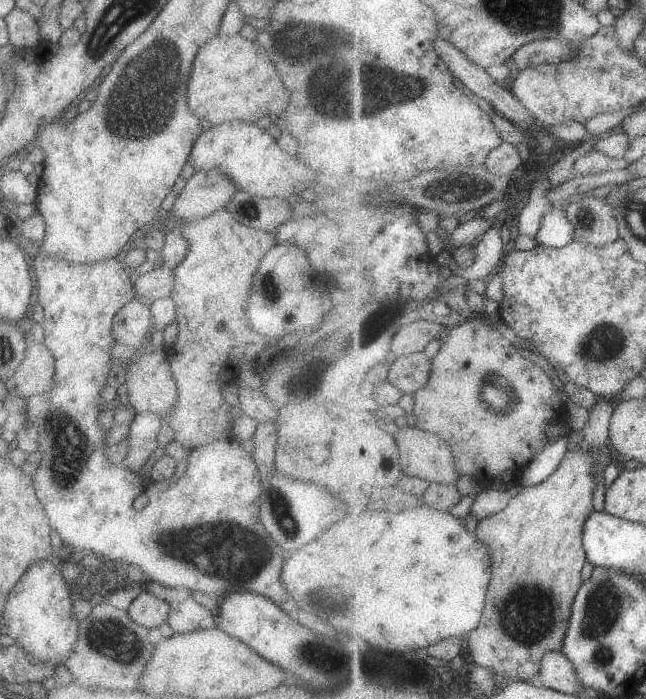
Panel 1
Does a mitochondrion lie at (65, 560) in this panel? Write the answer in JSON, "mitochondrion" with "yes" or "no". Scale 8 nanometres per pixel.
{"mitochondrion":"no"}

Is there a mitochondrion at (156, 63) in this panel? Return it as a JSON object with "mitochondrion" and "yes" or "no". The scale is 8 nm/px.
{"mitochondrion":"yes"}

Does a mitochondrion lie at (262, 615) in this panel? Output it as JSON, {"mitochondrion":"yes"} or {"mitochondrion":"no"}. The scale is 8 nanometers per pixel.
{"mitochondrion":"no"}

